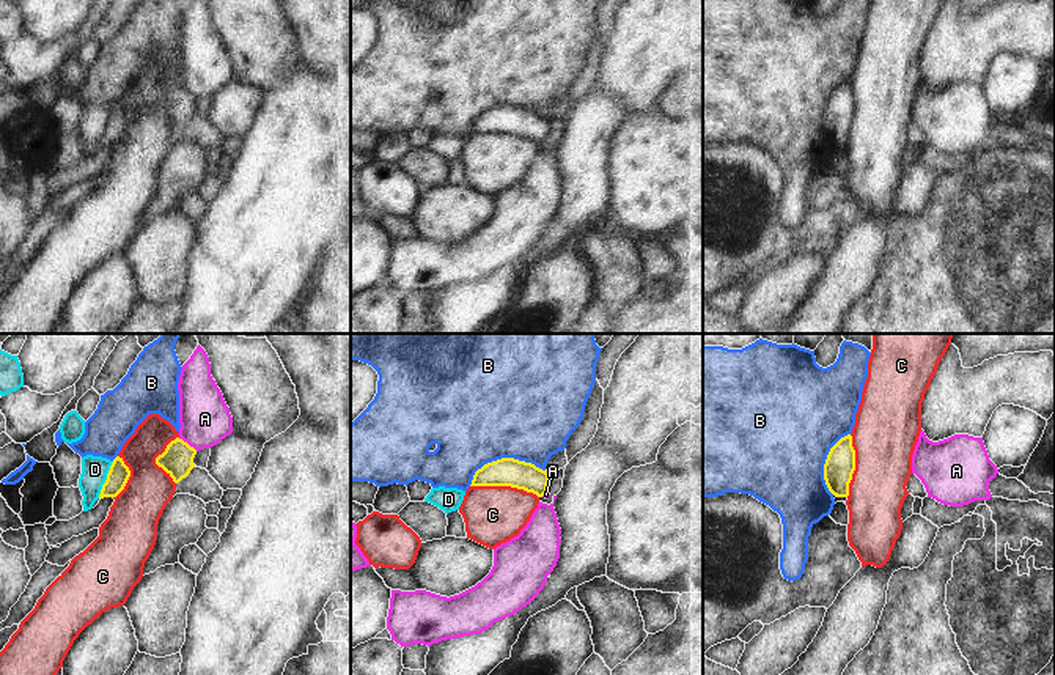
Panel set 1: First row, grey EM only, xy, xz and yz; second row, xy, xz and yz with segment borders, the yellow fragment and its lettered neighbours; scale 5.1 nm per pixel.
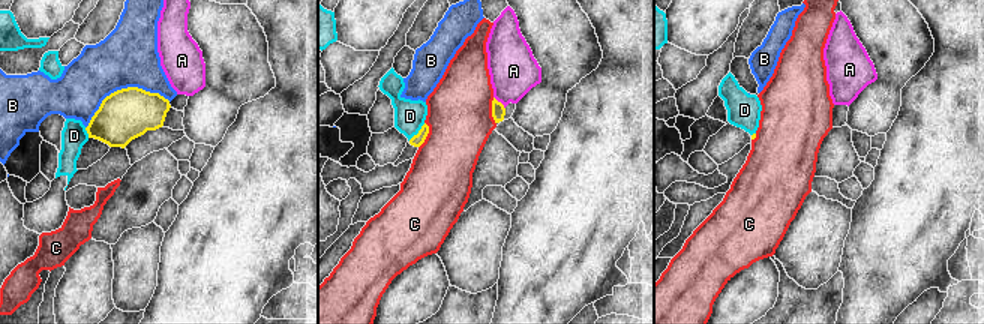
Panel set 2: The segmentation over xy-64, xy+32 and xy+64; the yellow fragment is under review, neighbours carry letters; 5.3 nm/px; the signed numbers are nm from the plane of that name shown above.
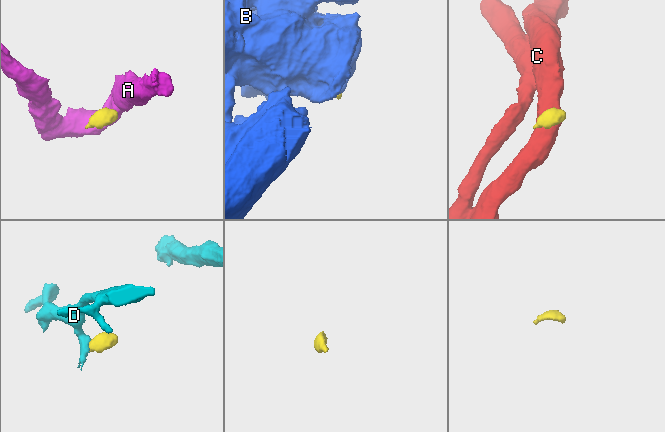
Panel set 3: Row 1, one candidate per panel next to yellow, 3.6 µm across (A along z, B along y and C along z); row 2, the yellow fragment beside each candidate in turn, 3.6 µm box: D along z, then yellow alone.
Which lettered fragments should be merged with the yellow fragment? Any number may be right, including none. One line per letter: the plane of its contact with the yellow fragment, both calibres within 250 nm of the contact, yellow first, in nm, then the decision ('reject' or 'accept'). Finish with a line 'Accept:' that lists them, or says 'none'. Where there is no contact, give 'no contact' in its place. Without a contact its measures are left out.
A: xy | 160/260 nm | reject
B: xz | 140/500 nm | reject
C: xz | 140/300 nm | reject
D: xy | 110/140 nm | reject
Accept: none

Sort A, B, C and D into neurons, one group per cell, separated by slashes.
A / B / C / D

